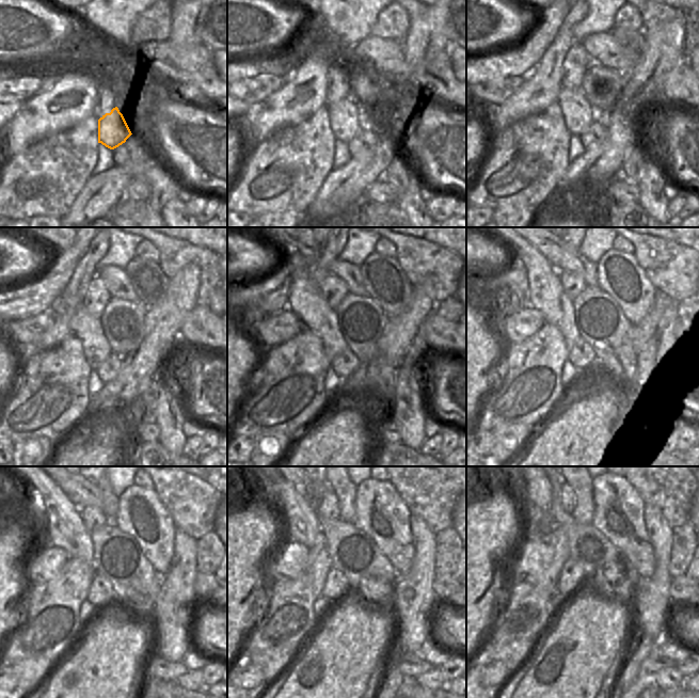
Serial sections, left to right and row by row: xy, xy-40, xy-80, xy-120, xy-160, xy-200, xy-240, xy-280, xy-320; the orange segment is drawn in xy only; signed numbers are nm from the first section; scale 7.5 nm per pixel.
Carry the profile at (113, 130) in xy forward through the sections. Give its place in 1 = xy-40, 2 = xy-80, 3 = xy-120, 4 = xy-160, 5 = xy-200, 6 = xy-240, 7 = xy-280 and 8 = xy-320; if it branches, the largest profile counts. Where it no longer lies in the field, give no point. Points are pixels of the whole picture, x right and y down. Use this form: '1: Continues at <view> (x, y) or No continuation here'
1: Continues at xy-40 (344, 115)
2: Continues at xy-80 (577, 114)
3: Continues at xy-120 (86, 329)
4: Continues at xy-160 (305, 300)
5: Continues at xy-200 (546, 295)
6: Continues at xy-240 (66, 529)
7: Continues at xy-280 (301, 524)
8: Continues at xy-320 (539, 524).

